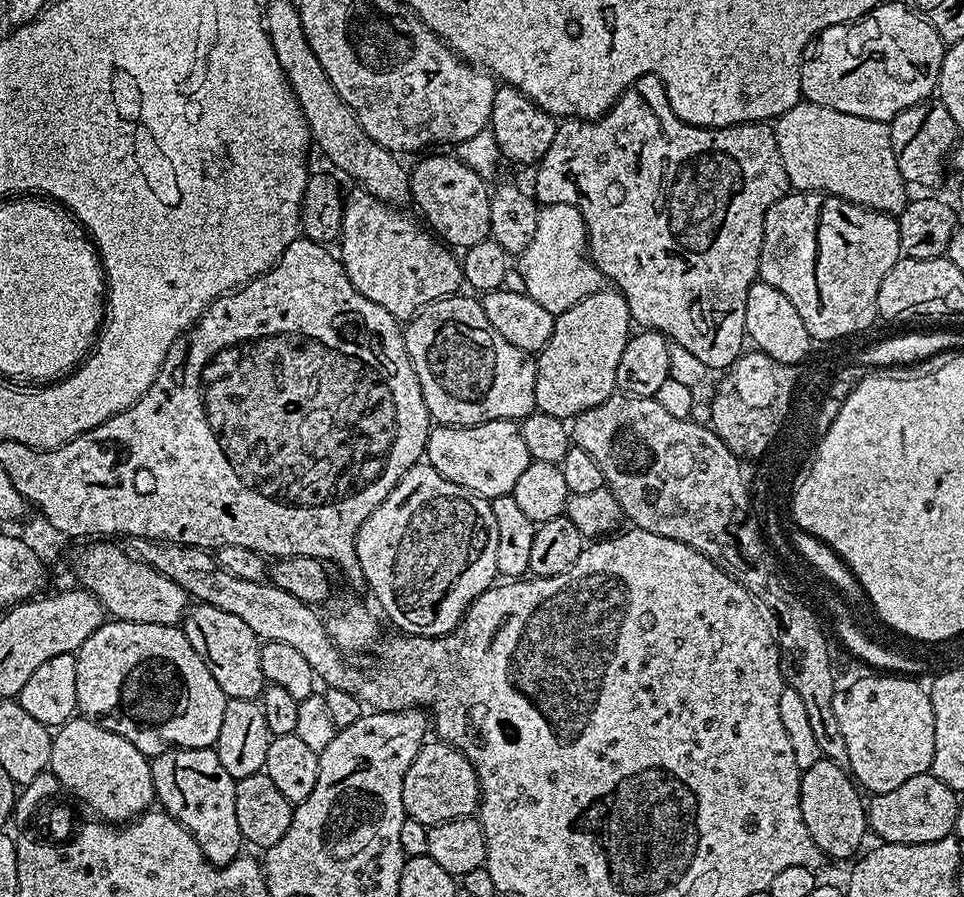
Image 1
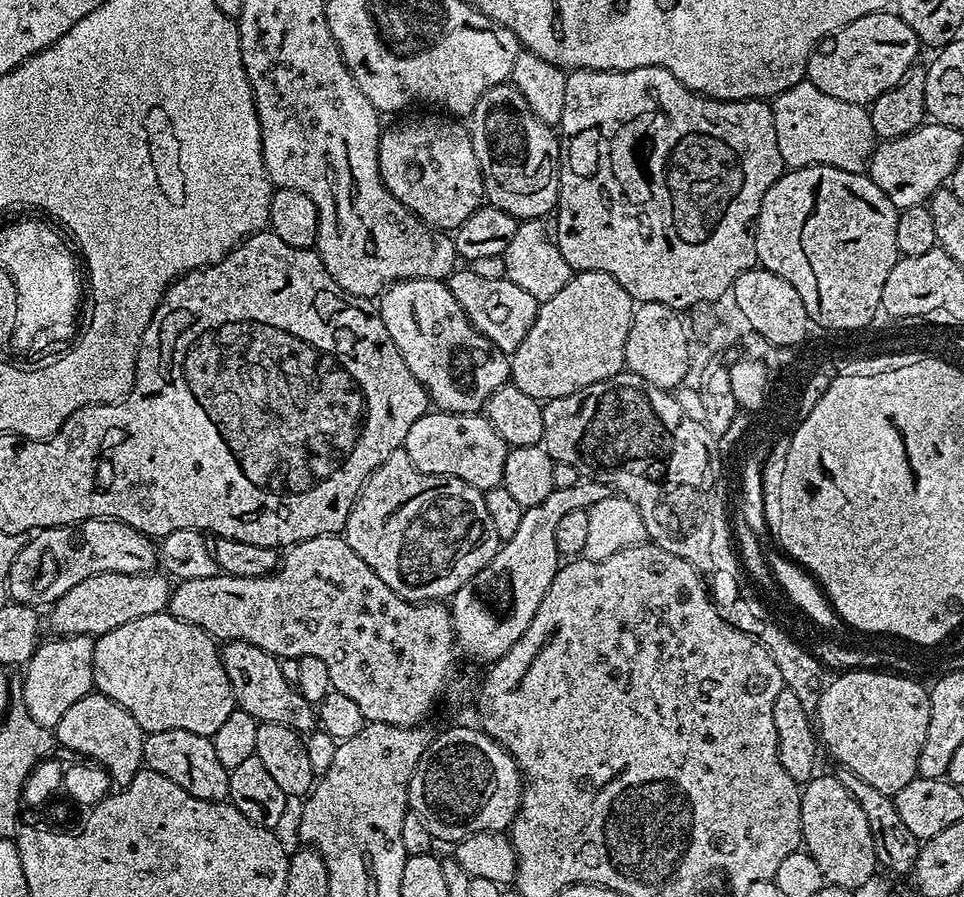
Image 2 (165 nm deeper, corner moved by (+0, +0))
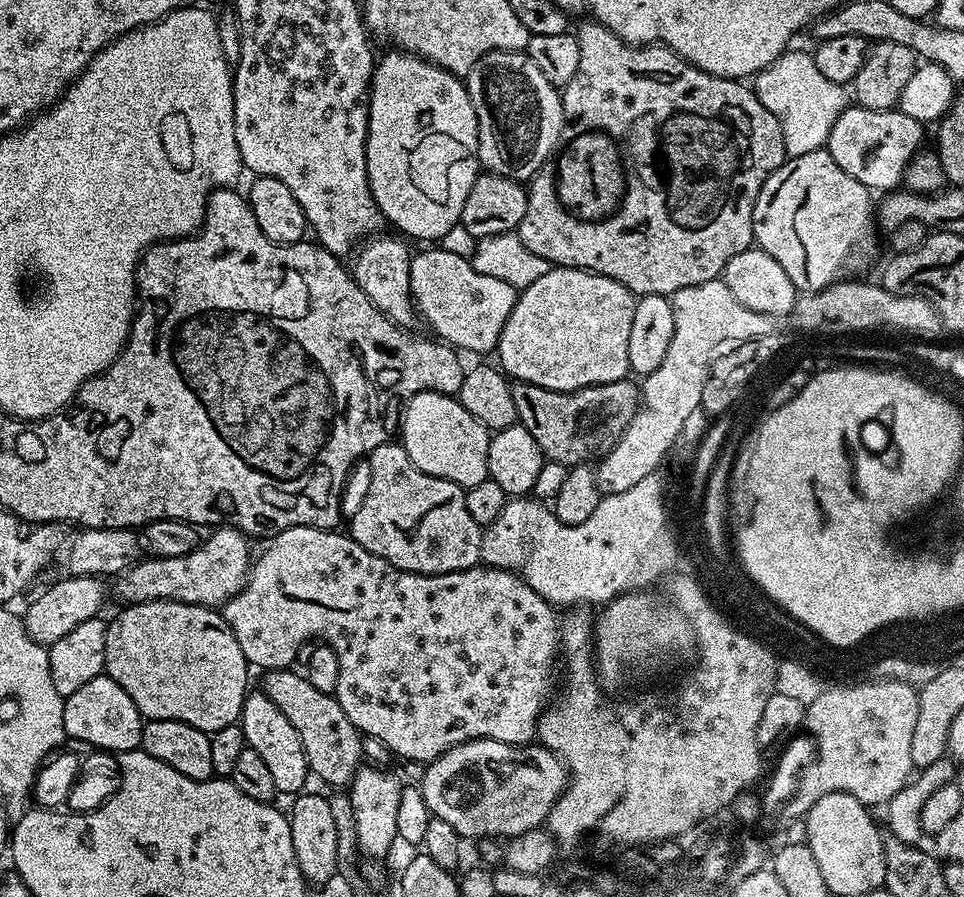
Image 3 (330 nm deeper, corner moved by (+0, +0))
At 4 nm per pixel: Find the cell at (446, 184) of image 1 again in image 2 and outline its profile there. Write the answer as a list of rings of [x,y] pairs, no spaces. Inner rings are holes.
[[[420,116],[417,120],[404,120],[401,124],[396,124],[393,128],[385,127],[380,134],[380,177],[384,179],[384,184],[390,190],[390,194],[394,194],[394,198],[398,198],[410,211],[420,217],[421,220],[431,224],[433,228],[441,230],[455,230],[462,226],[462,222],[466,222],[466,218],[470,218],[470,214],[474,214],[474,210],[482,207],[482,201],[485,199],[484,179],[480,173],[480,163],[474,154],[474,146],[472,145],[472,135],[469,134],[467,127],[463,123],[457,122],[452,118],[440,116]]]

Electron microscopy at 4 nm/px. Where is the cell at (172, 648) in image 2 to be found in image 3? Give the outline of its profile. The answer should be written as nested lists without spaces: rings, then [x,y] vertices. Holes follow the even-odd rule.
[[[147,600],[141,604],[124,606],[124,609],[113,620],[107,621],[107,625],[108,629],[104,635],[106,638],[104,672],[114,682],[118,682],[118,686],[122,686],[122,690],[126,690],[126,694],[130,694],[134,706],[138,706],[144,720],[177,720],[178,722],[186,722],[190,726],[209,734],[222,730],[222,726],[230,726],[239,721],[244,698],[250,691],[250,685],[248,685],[250,665],[248,659],[242,654],[242,646],[238,642],[238,638],[234,638],[234,630],[230,630],[223,615],[215,607],[202,604],[183,604],[177,600]]]

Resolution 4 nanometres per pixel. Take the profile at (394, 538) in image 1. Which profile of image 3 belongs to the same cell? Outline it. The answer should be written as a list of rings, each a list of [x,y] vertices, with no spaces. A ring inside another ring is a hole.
[[[400,442],[375,448],[368,453],[367,464],[368,489],[352,516],[352,539],[398,570],[414,574],[446,574],[481,563],[484,534],[466,510],[465,489],[418,470]]]

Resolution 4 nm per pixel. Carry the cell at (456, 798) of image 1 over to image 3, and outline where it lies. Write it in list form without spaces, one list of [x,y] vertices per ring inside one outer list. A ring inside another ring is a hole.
[[[471,740],[447,748],[436,760],[429,760],[423,772],[426,806],[442,822],[450,822],[461,838],[511,838],[541,827],[570,783],[564,761],[549,748],[493,740]]]

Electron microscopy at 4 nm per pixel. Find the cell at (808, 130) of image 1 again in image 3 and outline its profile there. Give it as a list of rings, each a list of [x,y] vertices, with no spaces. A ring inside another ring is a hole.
[[[811,51],[783,52],[769,68],[763,68],[756,73],[754,91],[762,106],[766,106],[766,110],[770,110],[774,118],[778,118],[782,126],[784,151],[788,156],[824,148],[834,122],[838,122],[840,113],[850,104],[845,85],[830,82],[830,78],[826,78],[826,74],[818,70],[816,57]]]

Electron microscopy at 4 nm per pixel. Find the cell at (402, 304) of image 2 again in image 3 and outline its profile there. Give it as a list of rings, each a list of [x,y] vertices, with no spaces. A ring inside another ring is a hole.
[[[377,234],[359,245],[355,253],[356,261],[350,264],[352,279],[368,295],[370,302],[378,306],[382,314],[386,314],[395,324],[408,330],[413,327],[412,323],[418,320],[416,306],[412,303],[410,274],[408,273],[410,251],[408,252],[407,246],[403,244],[405,241],[399,235],[384,235]]]

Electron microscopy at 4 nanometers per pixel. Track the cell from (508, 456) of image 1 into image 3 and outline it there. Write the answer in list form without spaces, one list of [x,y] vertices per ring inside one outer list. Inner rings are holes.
[[[441,392],[414,394],[403,405],[402,428],[403,424],[402,443],[418,470],[446,478],[465,490],[489,479],[489,429],[478,422],[478,418],[474,418],[474,414],[470,414],[470,410],[466,410],[466,406],[462,406],[456,396],[447,396]]]

